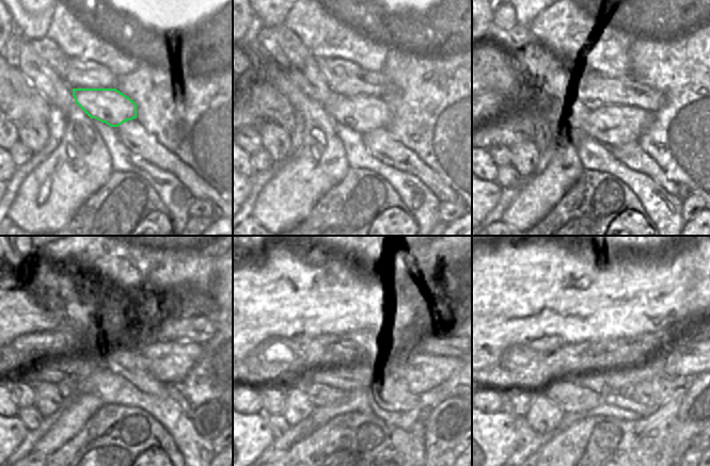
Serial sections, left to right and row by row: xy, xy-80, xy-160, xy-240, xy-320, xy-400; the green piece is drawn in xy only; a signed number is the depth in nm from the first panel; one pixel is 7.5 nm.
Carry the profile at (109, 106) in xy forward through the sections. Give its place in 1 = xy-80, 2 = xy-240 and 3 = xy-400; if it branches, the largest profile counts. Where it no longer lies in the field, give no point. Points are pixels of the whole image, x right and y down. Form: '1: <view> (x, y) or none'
1: xy-80 (362, 113)
2: xy-240 (152, 366)
3: xy-400 (685, 357)

